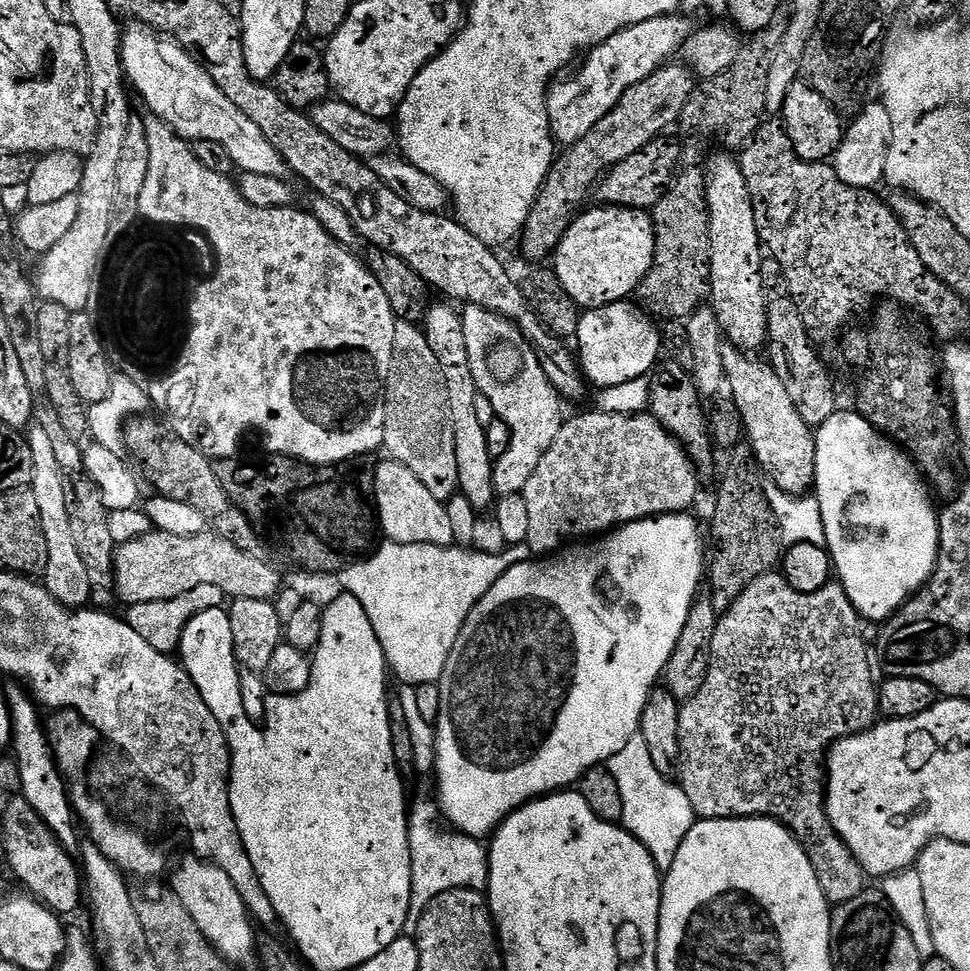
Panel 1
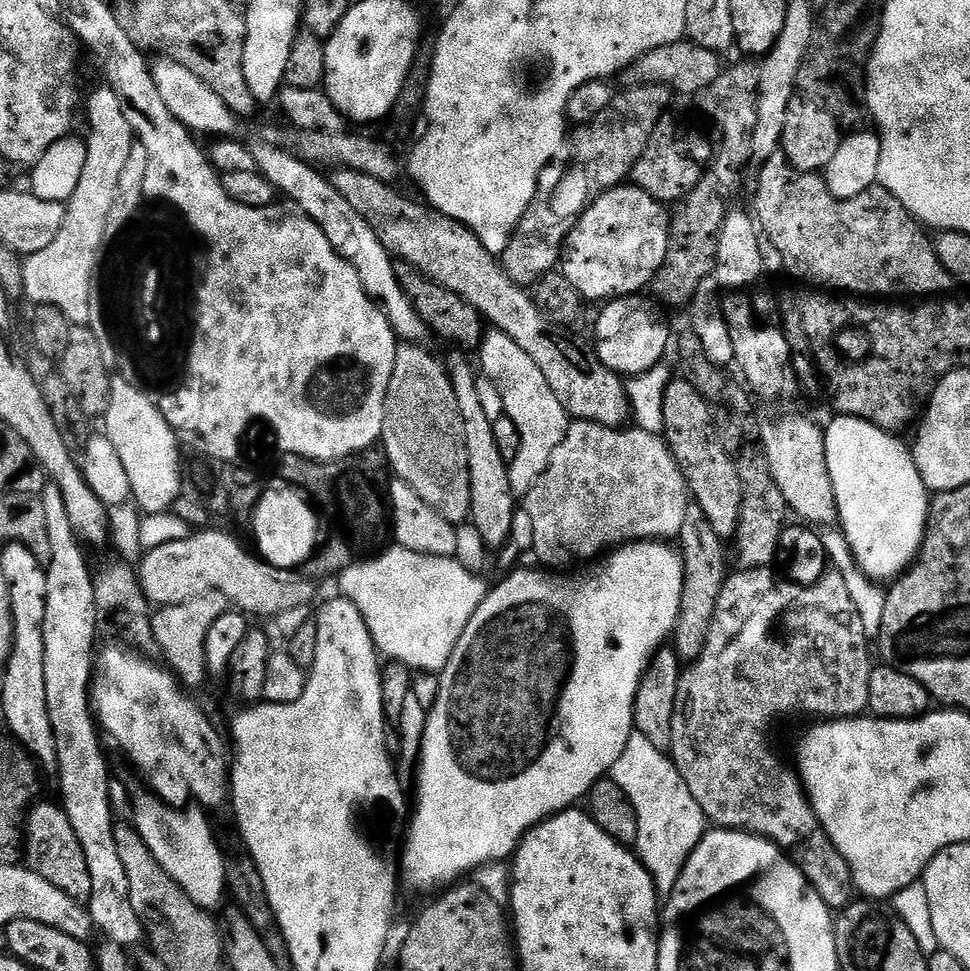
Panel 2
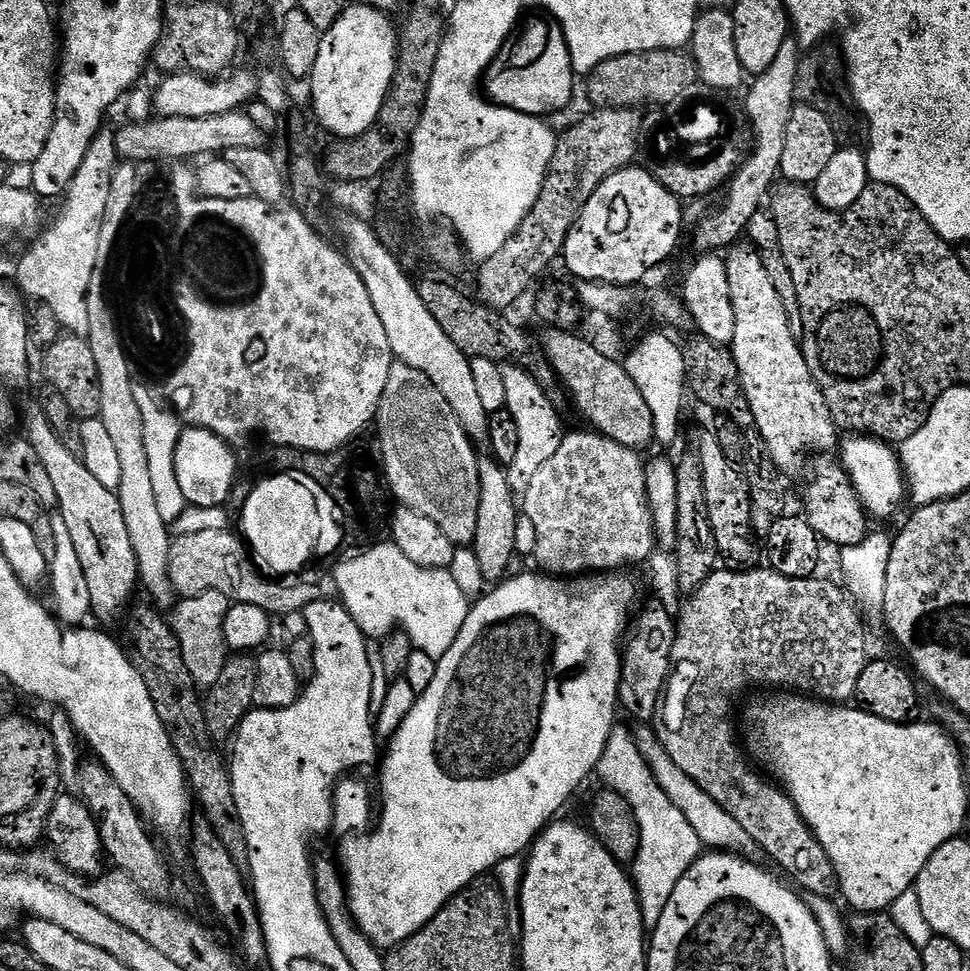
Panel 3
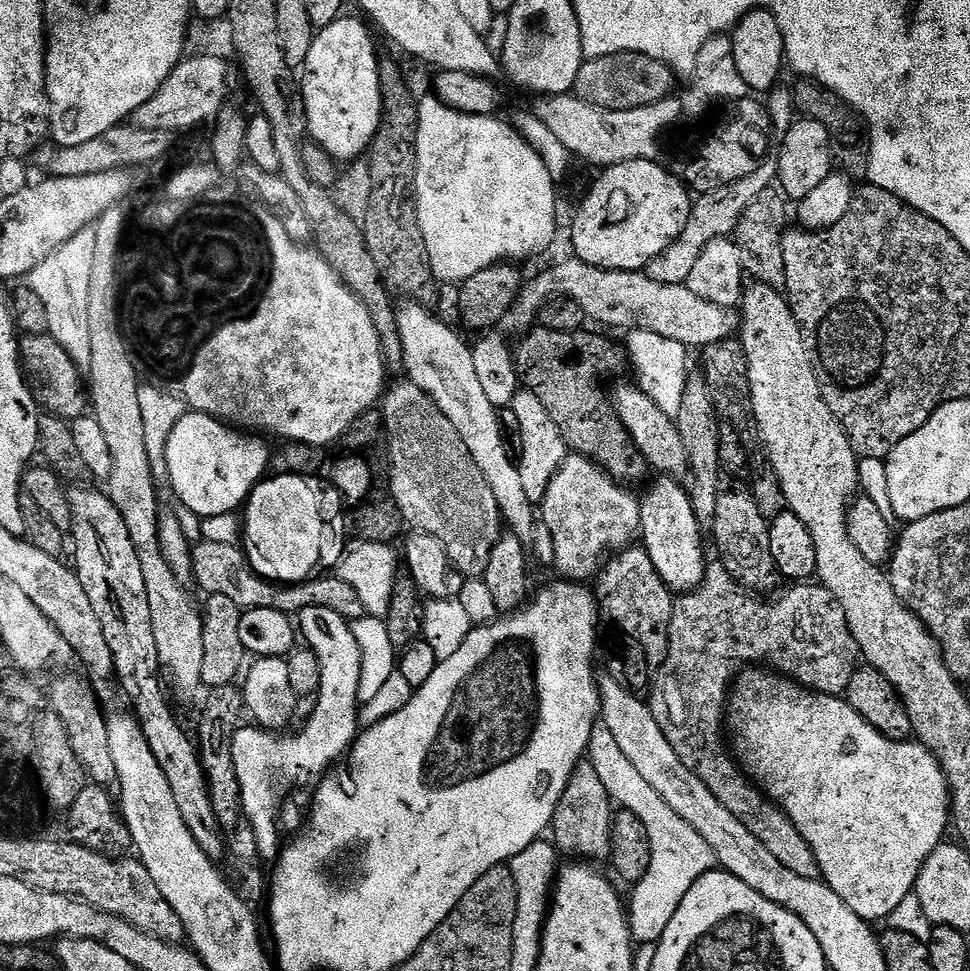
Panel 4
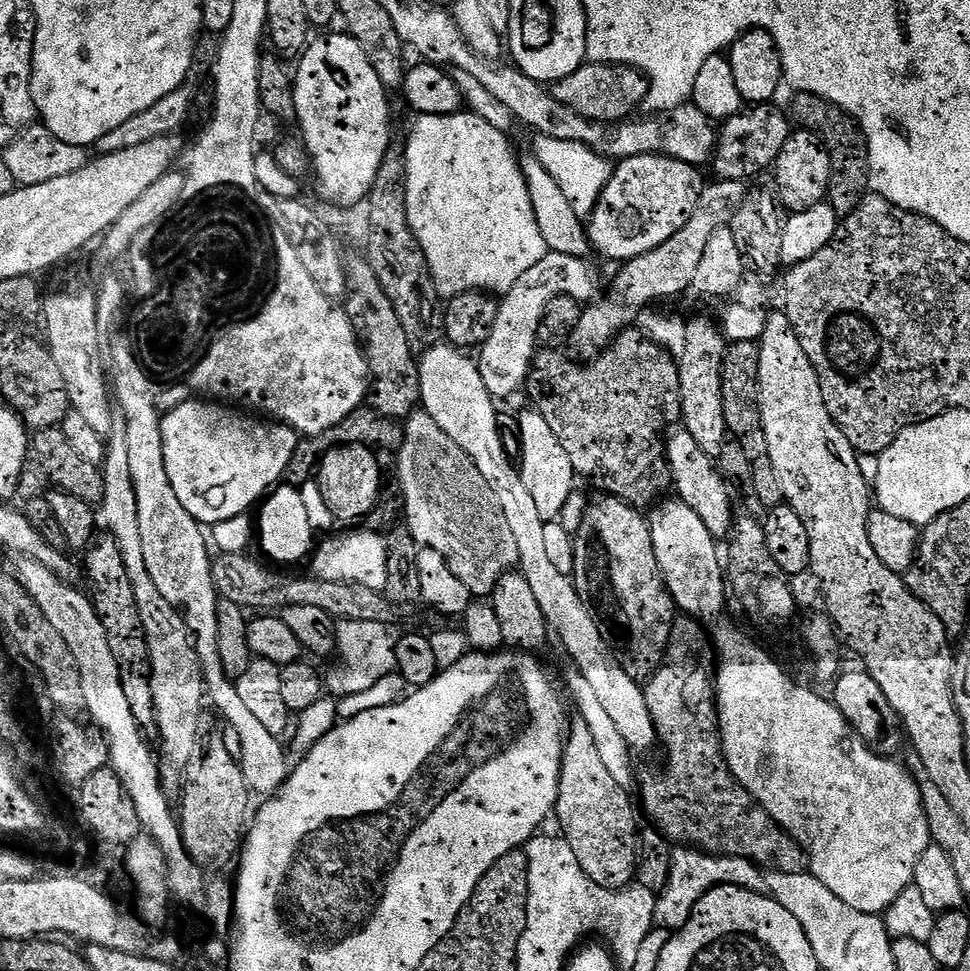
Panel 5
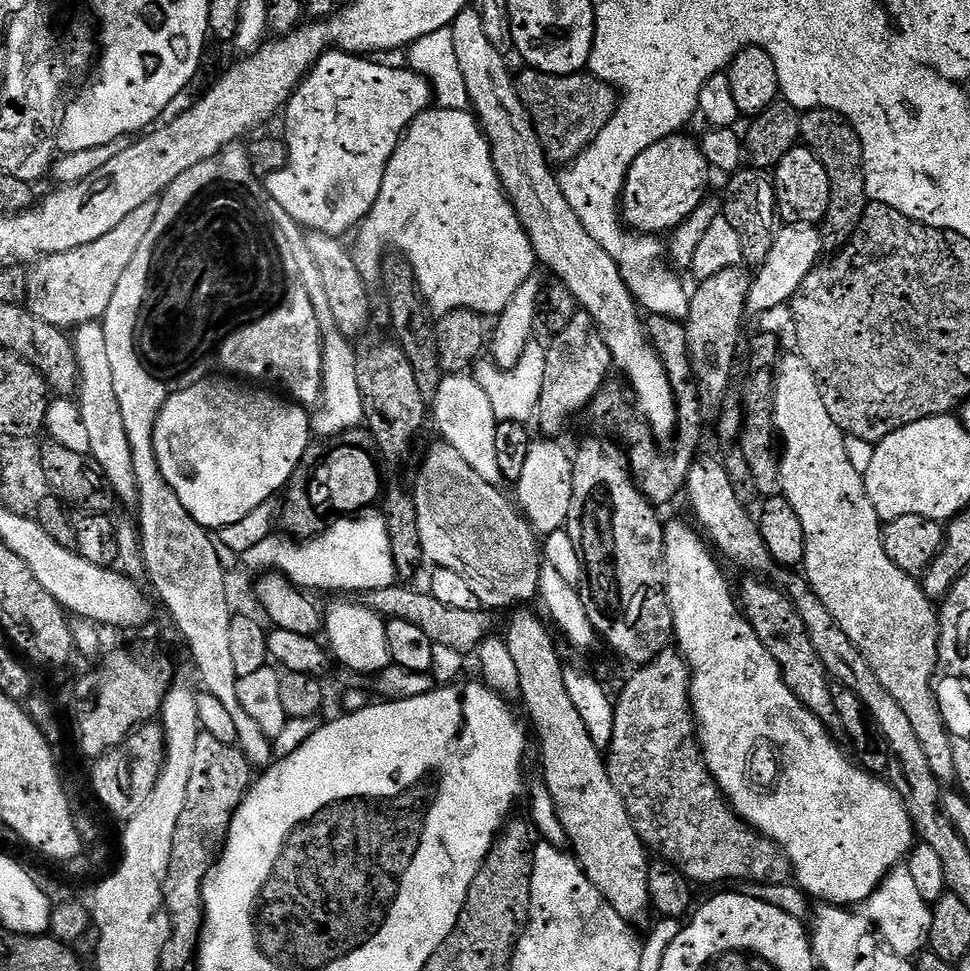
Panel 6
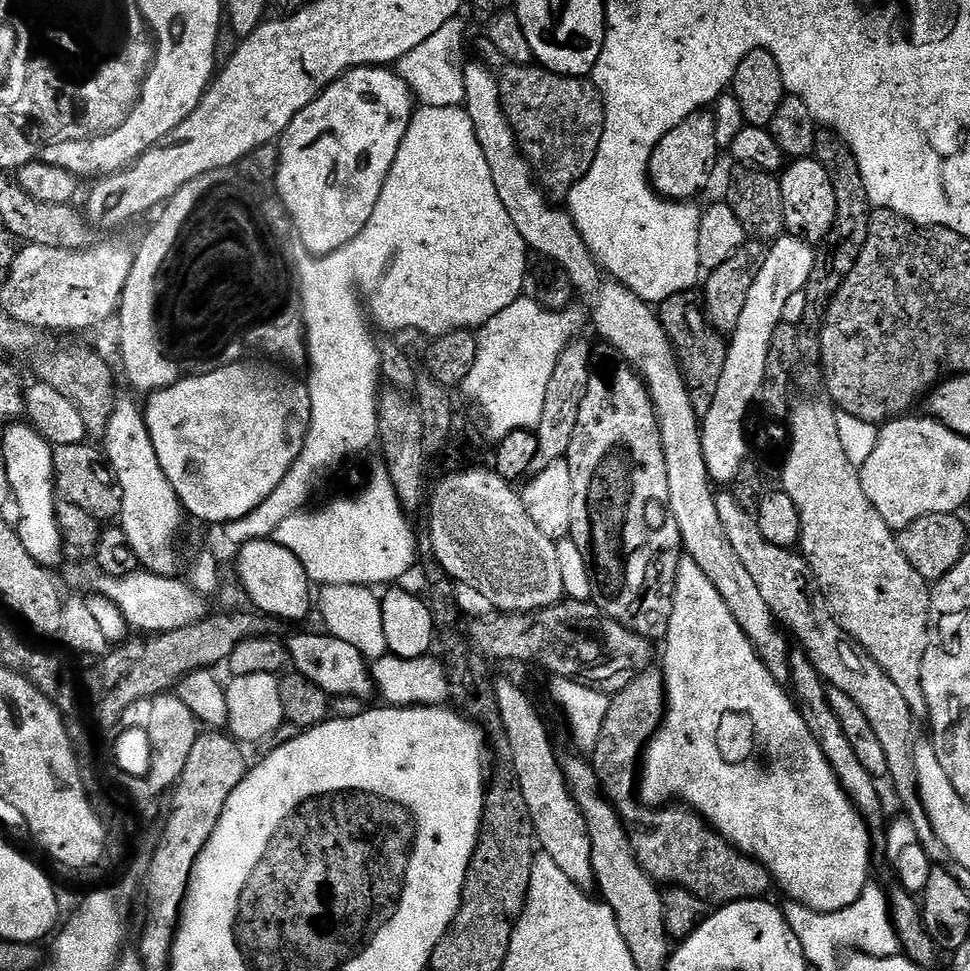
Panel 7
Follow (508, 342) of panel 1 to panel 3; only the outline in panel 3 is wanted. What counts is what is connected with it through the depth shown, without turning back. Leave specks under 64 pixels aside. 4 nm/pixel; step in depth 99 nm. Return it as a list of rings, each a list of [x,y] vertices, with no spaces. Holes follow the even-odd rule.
[[[504,366],[501,367],[501,374],[506,386],[506,410],[514,418],[514,422],[518,422],[518,454],[514,457],[514,462],[507,465],[506,471],[513,493],[523,494],[530,486],[530,482],[534,482],[534,474],[538,474],[538,470],[542,470],[542,466],[546,466],[548,459],[554,458],[558,446],[565,438],[566,428],[560,425],[560,416],[556,413],[551,398],[548,397],[551,395],[525,368]]]

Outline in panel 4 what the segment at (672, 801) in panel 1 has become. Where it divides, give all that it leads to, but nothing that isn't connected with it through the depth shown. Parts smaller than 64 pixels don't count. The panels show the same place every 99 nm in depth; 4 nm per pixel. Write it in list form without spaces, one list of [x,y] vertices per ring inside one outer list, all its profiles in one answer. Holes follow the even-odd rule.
[[[597,726],[592,731],[586,756],[598,778],[602,778],[602,786],[606,786],[608,797],[621,809],[638,814],[638,818],[642,818],[642,826],[646,826],[646,834],[650,834],[650,866],[631,889],[632,904],[630,900],[626,911],[633,941],[637,945],[655,945],[662,938],[666,926],[670,926],[670,918],[674,918],[682,898],[690,894],[690,886],[717,867],[716,855],[702,834],[698,834],[690,822],[682,822],[682,818],[678,818],[678,814],[666,806],[662,794],[657,794],[642,779],[642,774],[638,774],[634,762],[622,754],[618,742],[614,742],[614,734],[610,734],[608,728]]]

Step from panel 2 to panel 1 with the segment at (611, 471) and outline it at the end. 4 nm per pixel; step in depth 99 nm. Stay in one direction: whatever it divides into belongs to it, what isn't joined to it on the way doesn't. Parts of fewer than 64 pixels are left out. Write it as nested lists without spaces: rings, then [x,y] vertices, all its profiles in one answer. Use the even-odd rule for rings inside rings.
[[[588,410],[581,416],[569,415],[565,419],[564,425],[558,430],[558,438],[554,438],[550,450],[546,450],[542,462],[538,462],[538,470],[534,470],[534,475],[531,476],[530,482],[526,482],[522,493],[526,498],[526,507],[530,514],[530,534],[527,542],[529,553],[552,554],[555,553],[552,552],[555,548],[557,550],[563,549],[566,542],[573,538],[596,538],[609,530],[619,528],[621,524],[629,524],[635,520],[645,520],[651,516],[665,516],[671,512],[688,512],[691,509],[691,504],[696,500],[696,491],[700,488],[699,482],[701,483],[698,479],[696,466],[685,454],[684,447],[672,437],[671,432],[667,432],[650,414],[627,416],[620,413],[602,413]]]

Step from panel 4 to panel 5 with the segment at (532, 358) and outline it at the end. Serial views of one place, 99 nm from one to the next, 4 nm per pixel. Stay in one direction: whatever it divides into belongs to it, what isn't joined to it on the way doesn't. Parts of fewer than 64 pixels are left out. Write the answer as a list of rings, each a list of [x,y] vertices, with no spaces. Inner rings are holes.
[[[637,330],[621,332],[607,348],[587,362],[568,356],[560,352],[537,351],[526,383],[526,393],[532,399],[531,407],[540,412],[550,430],[554,430],[577,477],[596,476],[607,495],[617,496],[631,508],[651,509],[665,495],[663,492],[673,487],[664,427],[681,423],[679,363],[667,349]]]

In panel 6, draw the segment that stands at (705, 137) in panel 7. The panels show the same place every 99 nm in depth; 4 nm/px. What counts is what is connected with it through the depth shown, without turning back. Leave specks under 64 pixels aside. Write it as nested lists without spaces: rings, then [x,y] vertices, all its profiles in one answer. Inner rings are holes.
[[[677,134],[654,142],[628,171],[622,197],[622,219],[629,229],[640,234],[668,234],[680,227],[686,217],[709,195],[710,165],[700,148],[700,140]]]

